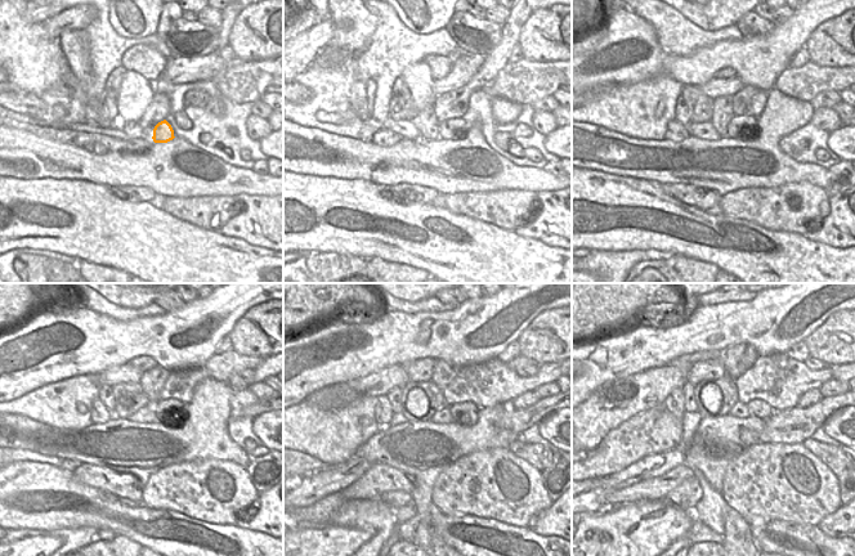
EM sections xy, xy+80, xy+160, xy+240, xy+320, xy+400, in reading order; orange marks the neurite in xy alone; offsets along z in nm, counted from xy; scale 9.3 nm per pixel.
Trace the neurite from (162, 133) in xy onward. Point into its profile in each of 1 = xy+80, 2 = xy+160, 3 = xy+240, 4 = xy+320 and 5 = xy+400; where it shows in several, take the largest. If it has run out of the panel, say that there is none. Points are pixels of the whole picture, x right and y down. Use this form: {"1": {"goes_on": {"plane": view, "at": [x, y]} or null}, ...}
{"1": {"goes_on": {"plane": "xy+80", "at": [453, 129]}}, "2": {"goes_on": {"plane": "xy+160", "at": [738, 128]}}, "3": {"goes_on": {"plane": "xy+240", "at": [165, 409]}}, "4": {"goes_on": {"plane": "xy+320", "at": [457, 409]}}, "5": {"goes_on": {"plane": "xy+400", "at": [757, 408]}}}

